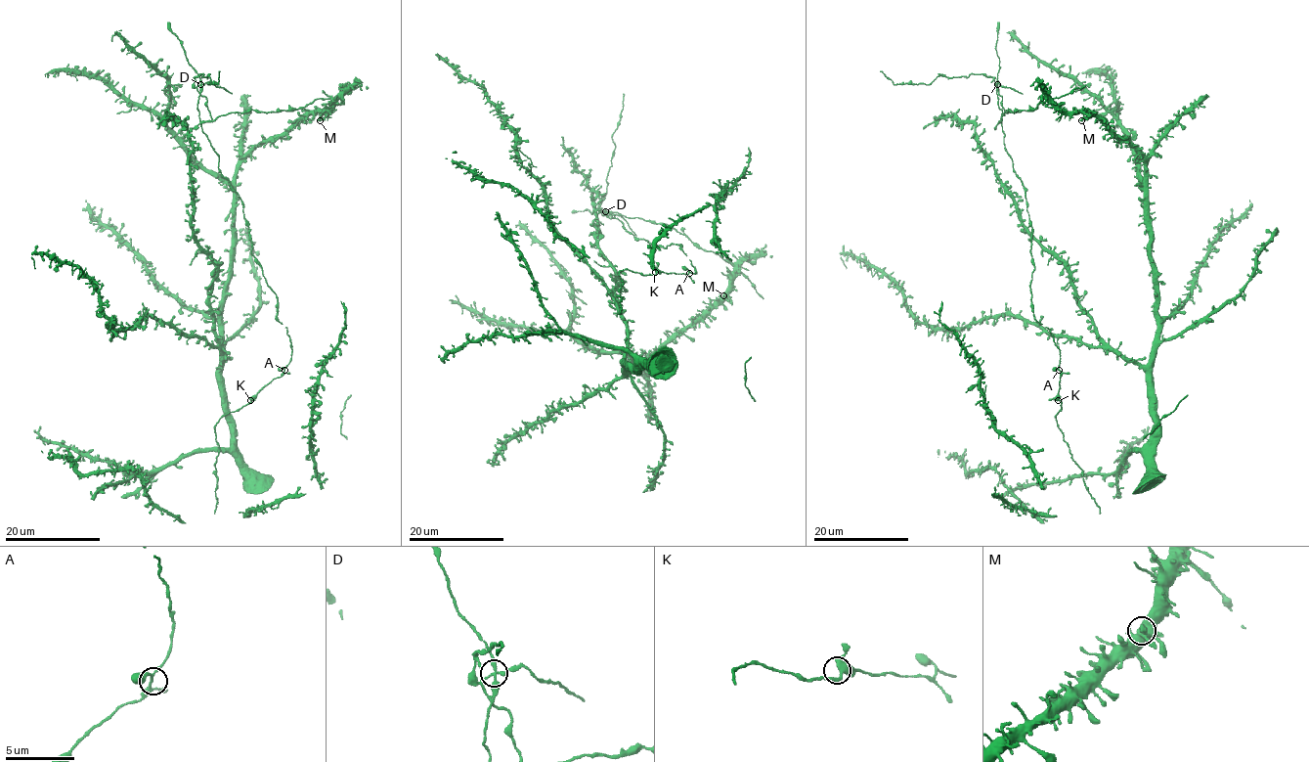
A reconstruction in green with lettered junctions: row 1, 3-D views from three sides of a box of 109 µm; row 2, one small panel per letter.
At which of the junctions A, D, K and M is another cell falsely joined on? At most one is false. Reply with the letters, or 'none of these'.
D

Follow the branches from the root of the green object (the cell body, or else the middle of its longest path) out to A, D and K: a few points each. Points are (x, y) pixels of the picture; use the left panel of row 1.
A: (329, 109), (329, 99), (316, 98), (201, 124), (240, 200), (251, 254), (287, 330), (284, 370)
D: (329, 109), (329, 99), (316, 98), (298, 109), (230, 112), (213, 119), (206, 98), (200, 95), (200, 84)
K: (329, 109), (329, 99), (316, 98), (201, 124), (240, 200), (251, 254), (291, 342), (283, 373), (250, 400)

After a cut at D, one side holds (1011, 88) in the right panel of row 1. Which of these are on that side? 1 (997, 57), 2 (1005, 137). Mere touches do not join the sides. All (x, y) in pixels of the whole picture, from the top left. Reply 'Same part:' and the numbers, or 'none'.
Same part: none

